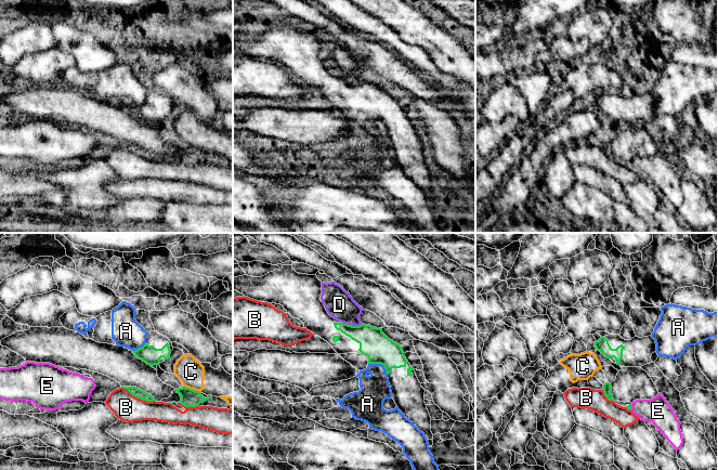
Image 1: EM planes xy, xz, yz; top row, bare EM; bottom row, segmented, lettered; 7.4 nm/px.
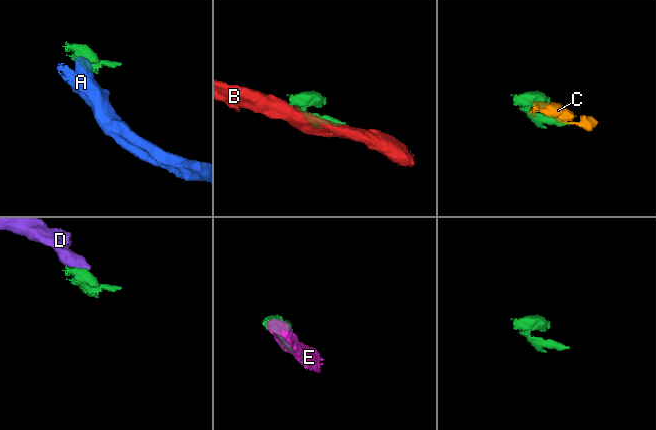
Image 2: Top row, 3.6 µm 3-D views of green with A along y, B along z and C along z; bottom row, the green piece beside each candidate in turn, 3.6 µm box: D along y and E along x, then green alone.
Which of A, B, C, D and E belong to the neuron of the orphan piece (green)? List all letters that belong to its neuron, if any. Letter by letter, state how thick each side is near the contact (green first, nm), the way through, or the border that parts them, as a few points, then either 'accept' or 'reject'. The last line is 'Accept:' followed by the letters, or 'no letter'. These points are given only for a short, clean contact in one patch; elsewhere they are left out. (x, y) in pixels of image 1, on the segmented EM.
A: 220 nm thick on the green side, 220 nm on the other; border along xz (368, 363), (380, 363), (388, 374); reject
B: 70 nm thick on the green side, 200 nm on the other; reject
C: 140 nm thick on the green side, 200 nm on the other; border along xy (183, 386), (199, 392); reject
D: 220 nm thick on the green side, 220 nm on the other; border along xz (342, 322), (349, 325), (362, 324); reject
E: 40 nm thick on the green side, 200 nm on the other; border along yz (630, 405), (631, 409); reject
Accept: no letter

